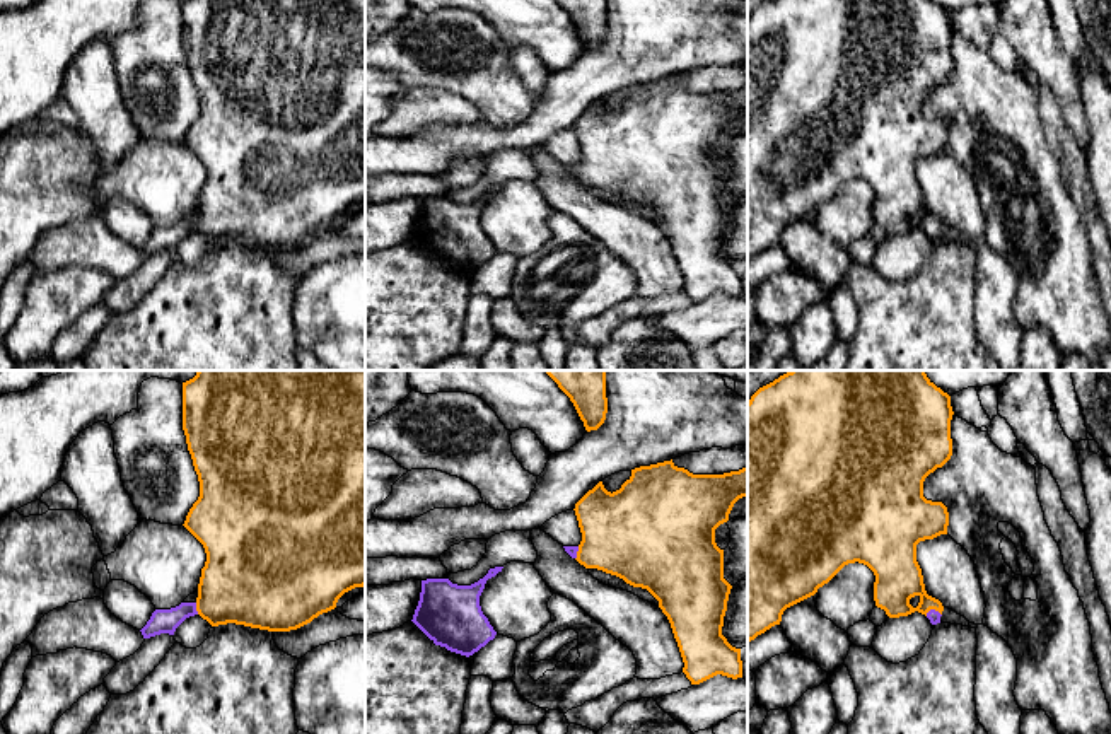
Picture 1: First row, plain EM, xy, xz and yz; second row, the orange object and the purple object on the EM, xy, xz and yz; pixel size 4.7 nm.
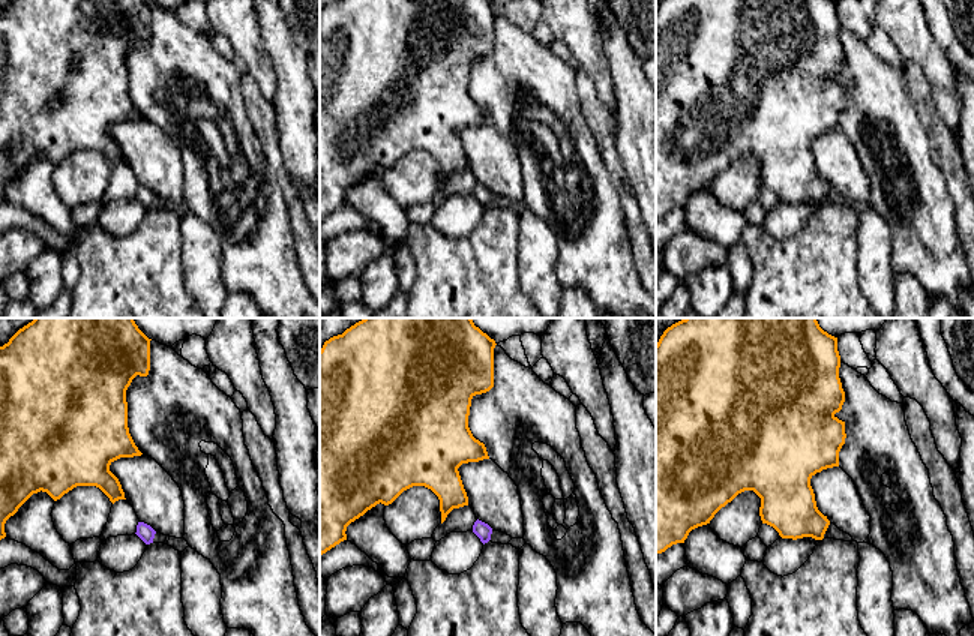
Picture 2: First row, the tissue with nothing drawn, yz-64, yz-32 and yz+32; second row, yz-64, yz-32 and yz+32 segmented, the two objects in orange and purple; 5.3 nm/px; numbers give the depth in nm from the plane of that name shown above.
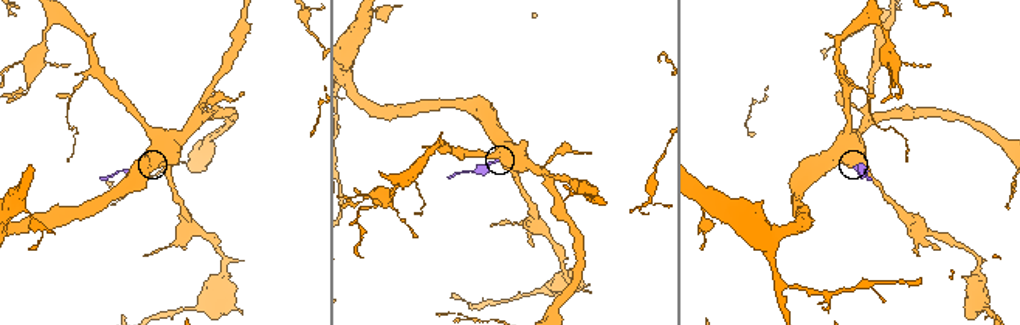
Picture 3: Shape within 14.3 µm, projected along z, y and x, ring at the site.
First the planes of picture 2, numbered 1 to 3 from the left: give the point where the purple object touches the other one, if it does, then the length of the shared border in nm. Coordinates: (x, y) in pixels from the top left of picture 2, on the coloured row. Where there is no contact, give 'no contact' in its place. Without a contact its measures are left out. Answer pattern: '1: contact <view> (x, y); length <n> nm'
1: no contact
2: no contact
3: no contact

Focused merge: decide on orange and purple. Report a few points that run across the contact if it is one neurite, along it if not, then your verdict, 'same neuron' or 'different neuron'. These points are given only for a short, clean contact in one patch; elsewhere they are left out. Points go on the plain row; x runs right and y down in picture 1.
line xy (243, 200), (217, 221), (197, 226), (162, 238); same neuron

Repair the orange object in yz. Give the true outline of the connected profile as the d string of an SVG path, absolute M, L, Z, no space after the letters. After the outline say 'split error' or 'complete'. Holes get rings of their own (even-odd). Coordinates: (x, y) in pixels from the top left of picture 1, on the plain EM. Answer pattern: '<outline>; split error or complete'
M770 0L759 5L747 19L747 259L765 251L775 242L780 242L782 232L787 225L814 213L819 205L828 201L845 183L864 181L874 193L874 218L875 224L884 227L889 236L908 234L915 229L925 232L932 242L940 241L944 224L939 217L932 215L925 208L922 186L916 179L916 162L925 157L934 157L940 152L947 152L949 130L942 119L932 119L923 114L923 99L937 85L942 85L952 73L951 38L952 38L951 14L937 5L934 0Z; split error

